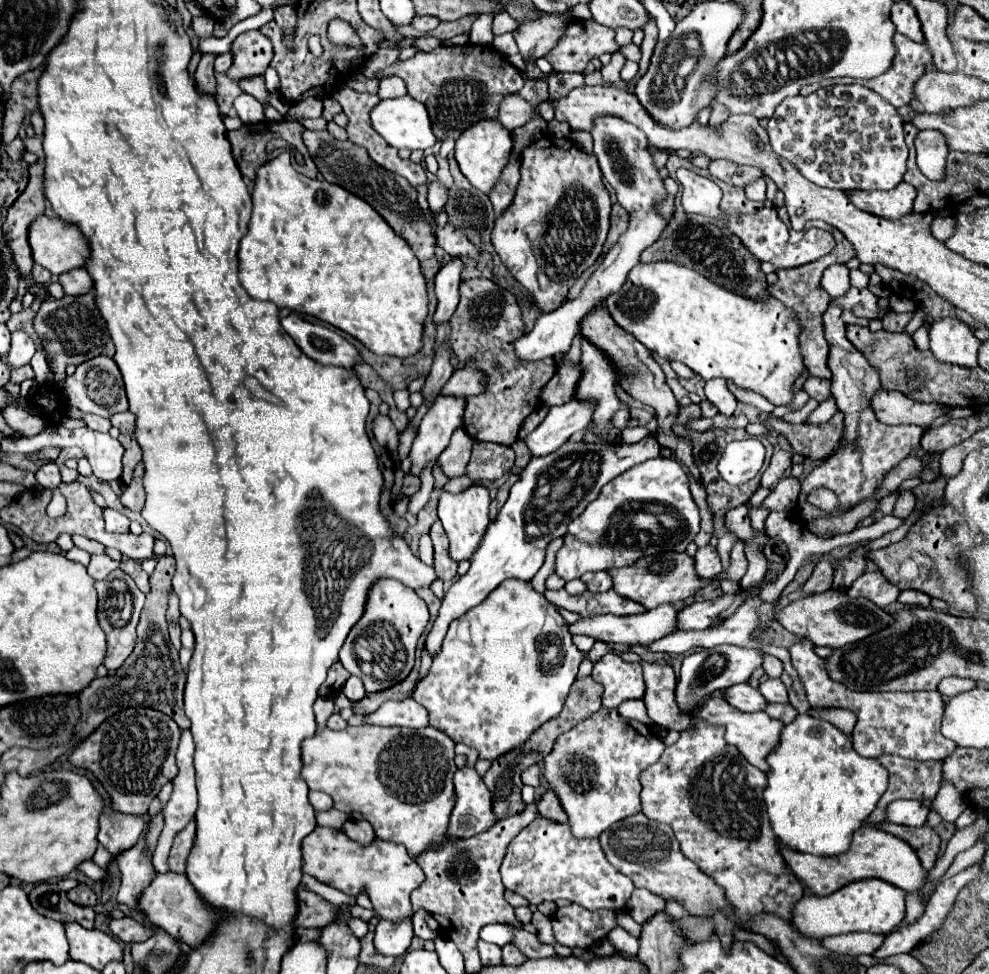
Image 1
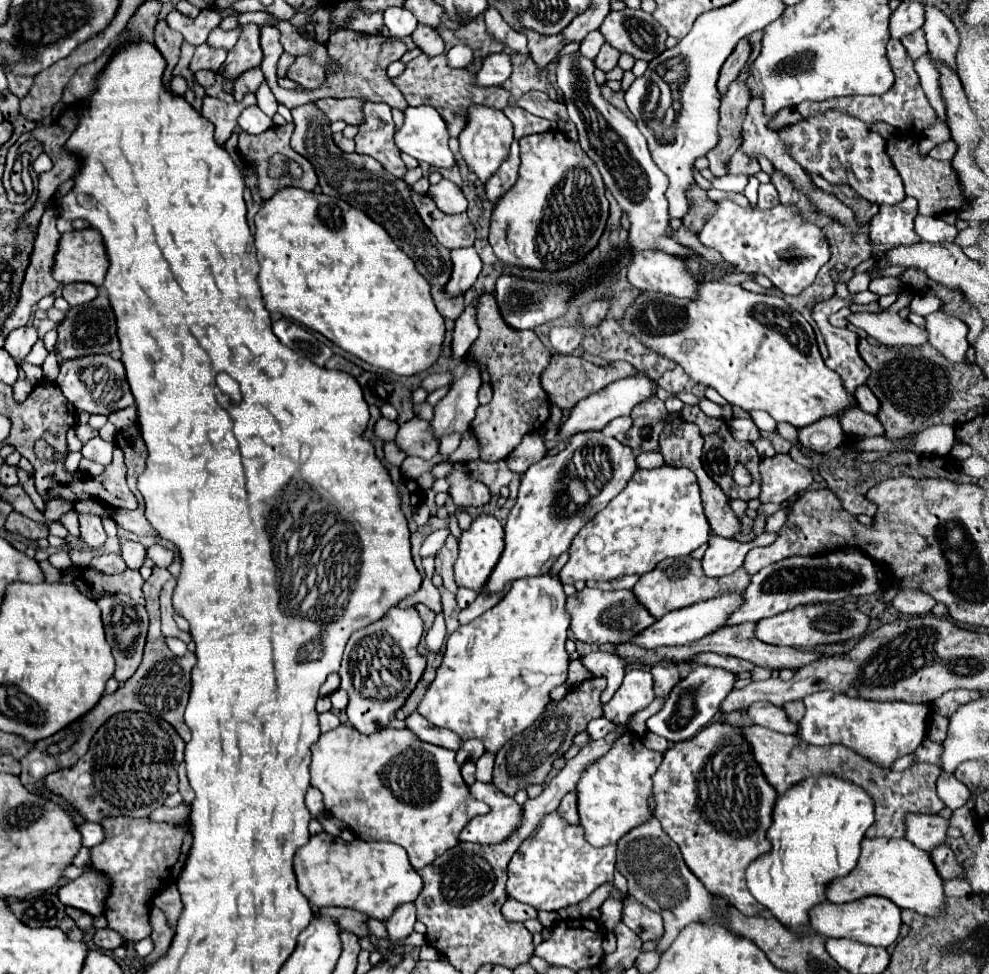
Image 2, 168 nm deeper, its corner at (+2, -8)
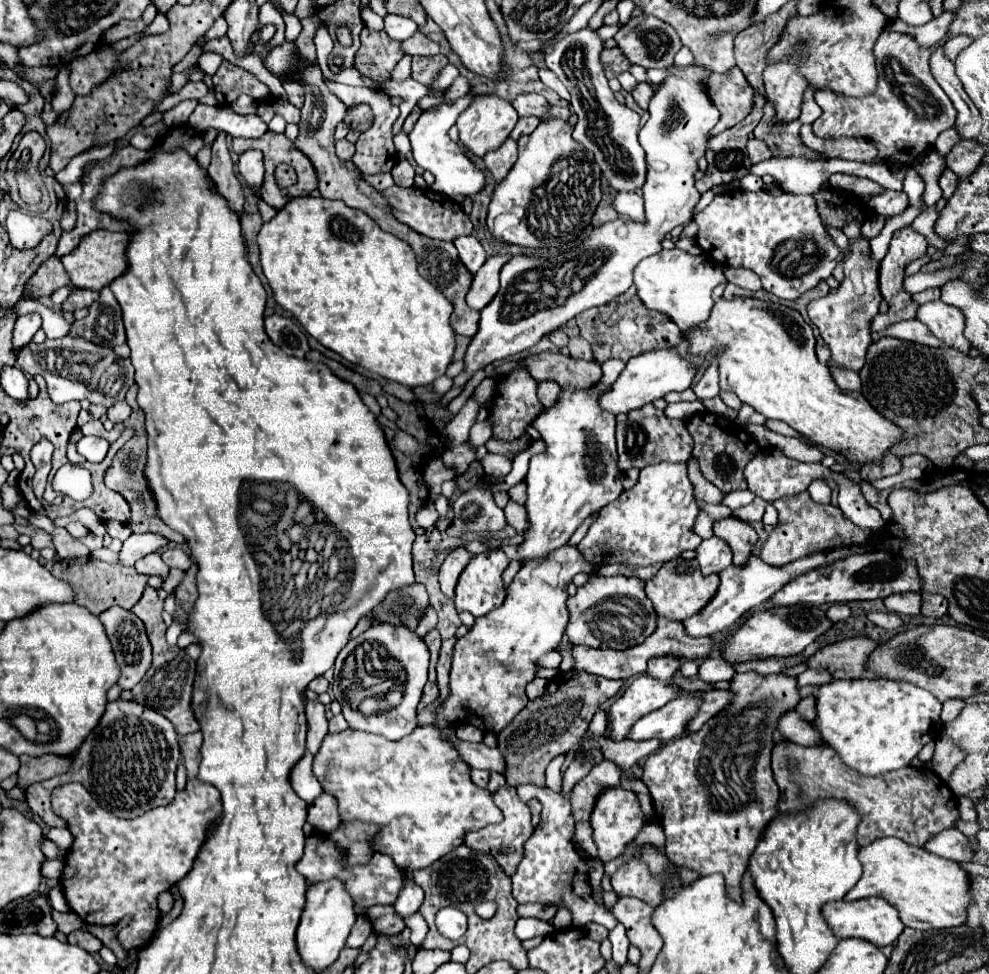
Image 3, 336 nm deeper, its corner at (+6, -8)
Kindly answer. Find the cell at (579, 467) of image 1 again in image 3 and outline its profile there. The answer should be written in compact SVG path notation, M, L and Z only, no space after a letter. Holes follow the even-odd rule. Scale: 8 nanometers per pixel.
M577 390L575 394L573 394L573 392L561 392L557 404L555 404L553 408L547 408L545 412L541 412L541 416L533 422L533 426L541 432L541 438L547 442L547 450L545 450L543 454L537 454L537 456L531 458L531 462L529 462L529 472L527 472L527 476L525 476L525 484L527 484L525 510L527 510L527 522L529 522L529 526L523 530L523 542L517 546L517 552L519 552L519 556L521 556L523 562L527 562L527 560L539 560L539 558L551 554L553 550L565 546L565 544L569 542L569 538L573 536L573 532L585 522L585 518L589 518L589 516L595 514L595 512L599 512L603 506L607 506L609 502L613 502L613 500L623 492L623 486L621 486L621 476L623 476L623 474L621 474L621 470L619 470L619 466L617 466L617 458L615 458L615 416L613 416L613 414L607 414L607 412L603 412L603 410L599 408L599 404L597 404L599 396L601 396L601 392L585 394L585 390Z

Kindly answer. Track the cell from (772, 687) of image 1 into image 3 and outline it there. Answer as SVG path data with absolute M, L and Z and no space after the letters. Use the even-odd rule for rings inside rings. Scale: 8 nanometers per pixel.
M801 672L799 676L797 676L797 684L799 686L805 686L805 684L827 684L831 680L831 676L829 674L825 674L825 672Z

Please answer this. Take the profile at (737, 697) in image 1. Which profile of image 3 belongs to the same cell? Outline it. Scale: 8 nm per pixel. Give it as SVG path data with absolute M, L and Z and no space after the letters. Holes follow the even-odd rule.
M795 710L785 712L779 722L777 722L777 730L789 740L789 742L797 742L797 744L823 744L819 738L819 732L815 730L815 726L807 720L803 720Z

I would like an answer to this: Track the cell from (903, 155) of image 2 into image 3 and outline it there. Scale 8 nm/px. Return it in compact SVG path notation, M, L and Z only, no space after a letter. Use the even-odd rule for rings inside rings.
M945 168L945 170L943 170L943 174L941 174L941 178L939 178L939 186L941 186L941 190L943 190L943 198L945 198L945 200L949 200L949 198L951 198L951 194L955 192L957 176L955 176L949 168Z

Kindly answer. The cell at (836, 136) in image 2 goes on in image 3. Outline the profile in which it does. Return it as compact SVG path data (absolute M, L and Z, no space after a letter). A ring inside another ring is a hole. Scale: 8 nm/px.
M883 190L877 196L869 196L869 206L881 216L897 216L909 206L909 200L905 192Z

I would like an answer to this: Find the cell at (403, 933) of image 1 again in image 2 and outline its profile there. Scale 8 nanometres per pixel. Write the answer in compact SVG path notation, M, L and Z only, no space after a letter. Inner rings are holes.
M415 902L401 904L401 908L397 908L397 912L393 912L393 916L385 922L387 930L389 930L389 936L391 936L391 944L407 938L413 932L415 922L417 922Z

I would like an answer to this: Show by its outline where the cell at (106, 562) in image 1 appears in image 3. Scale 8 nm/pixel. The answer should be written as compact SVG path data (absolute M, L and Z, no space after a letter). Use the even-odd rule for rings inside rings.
M131 534L119 552L119 564L121 566L133 566L139 558L143 558L149 552L161 552L167 540L163 536L155 534Z

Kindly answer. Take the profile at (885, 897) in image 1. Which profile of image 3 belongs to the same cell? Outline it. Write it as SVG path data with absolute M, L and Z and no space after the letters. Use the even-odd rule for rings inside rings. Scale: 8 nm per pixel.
M863 898L855 902L845 902L845 900L827 902L821 908L821 914L837 938L863 938L881 948L893 944L905 928L897 910L883 898Z

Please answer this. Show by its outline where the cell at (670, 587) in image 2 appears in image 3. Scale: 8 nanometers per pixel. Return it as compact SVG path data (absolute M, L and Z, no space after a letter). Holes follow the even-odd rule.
M681 556L665 562L659 568L659 572L651 580L645 582L645 594L653 602L657 616L667 618L667 620L685 620L685 616L699 612L713 598L713 592L717 592L717 588L719 588L717 574L703 576L695 558L687 560Z

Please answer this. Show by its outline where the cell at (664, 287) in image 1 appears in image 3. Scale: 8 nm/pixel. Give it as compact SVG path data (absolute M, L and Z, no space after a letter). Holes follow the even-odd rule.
M735 296L733 300L719 298L711 310L709 320L691 328L683 336L689 340L687 350L691 356L717 356L721 392L733 392L739 396L741 402L753 406L759 414L787 422L793 430L807 436L813 444L835 452L849 450L849 458L853 462L867 464L881 462L883 452L889 450L897 440L901 440L903 432L895 424L885 420L859 392L845 392L835 384L829 368L817 360L811 324L805 322L805 318L797 310L785 304L743 296Z

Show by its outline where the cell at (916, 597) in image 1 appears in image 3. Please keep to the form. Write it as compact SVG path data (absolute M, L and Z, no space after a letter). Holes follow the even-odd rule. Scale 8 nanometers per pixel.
M905 592L905 594L891 594L891 596L885 598L883 602L885 602L885 606L887 606L889 612L915 616L915 614L921 612L923 598L921 598L919 592Z

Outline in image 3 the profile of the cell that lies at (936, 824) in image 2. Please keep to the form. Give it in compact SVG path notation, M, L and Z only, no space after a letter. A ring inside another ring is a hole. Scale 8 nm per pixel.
M945 828L939 834L931 836L923 850L941 858L949 858L953 862L969 862L973 858L973 850L967 838L957 828Z

